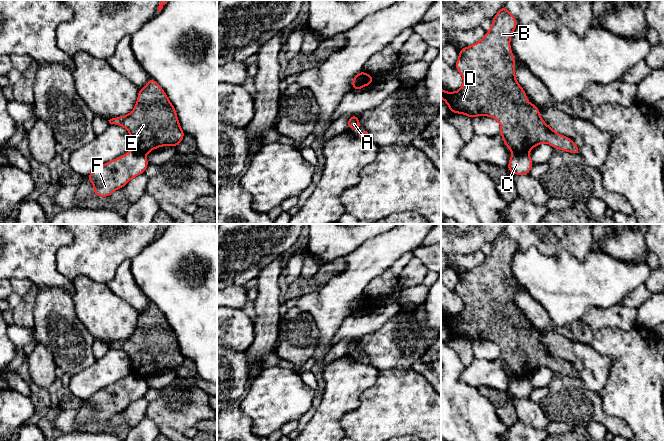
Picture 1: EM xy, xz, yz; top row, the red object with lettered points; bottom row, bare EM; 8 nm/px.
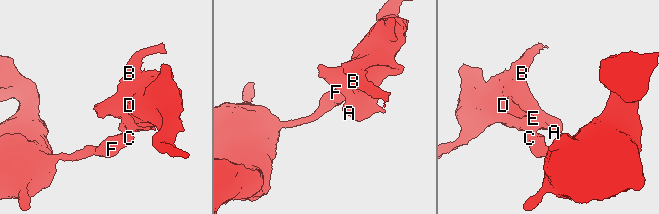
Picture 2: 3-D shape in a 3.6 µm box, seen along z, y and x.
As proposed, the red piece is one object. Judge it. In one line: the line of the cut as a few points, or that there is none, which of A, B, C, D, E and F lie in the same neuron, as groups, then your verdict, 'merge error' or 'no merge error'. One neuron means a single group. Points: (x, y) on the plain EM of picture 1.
cut in yz along (512, 374), (527, 377); A B D E / C F; merge error

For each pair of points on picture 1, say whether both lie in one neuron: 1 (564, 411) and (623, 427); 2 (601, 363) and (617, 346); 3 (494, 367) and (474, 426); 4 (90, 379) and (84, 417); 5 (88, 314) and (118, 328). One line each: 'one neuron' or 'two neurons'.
1: one neuron
2: two neurons
3: two neurons
4: two neurons
5: one neuron

